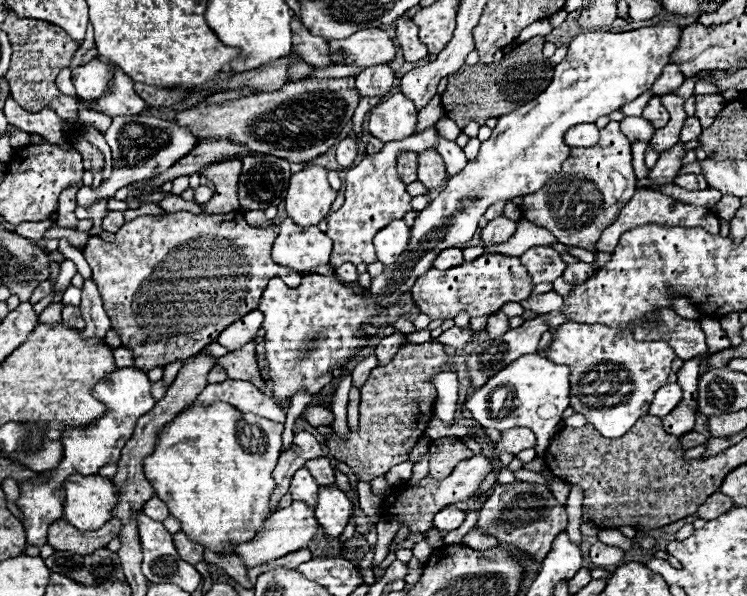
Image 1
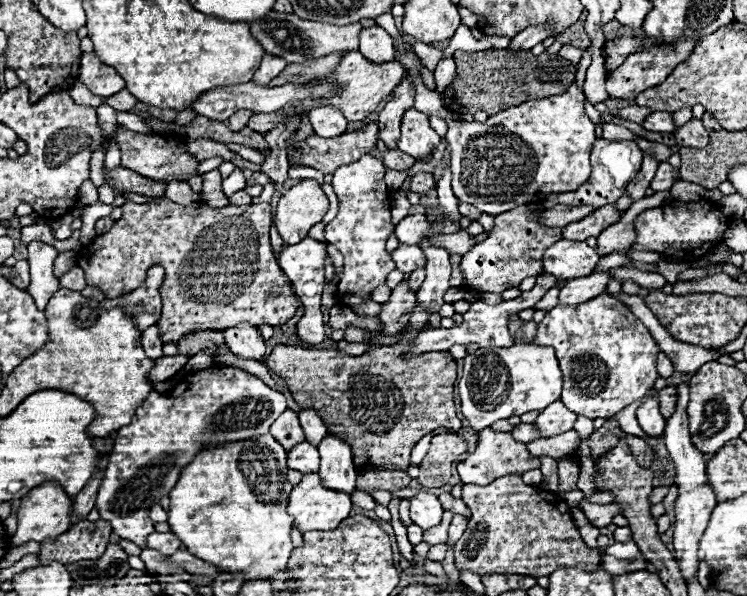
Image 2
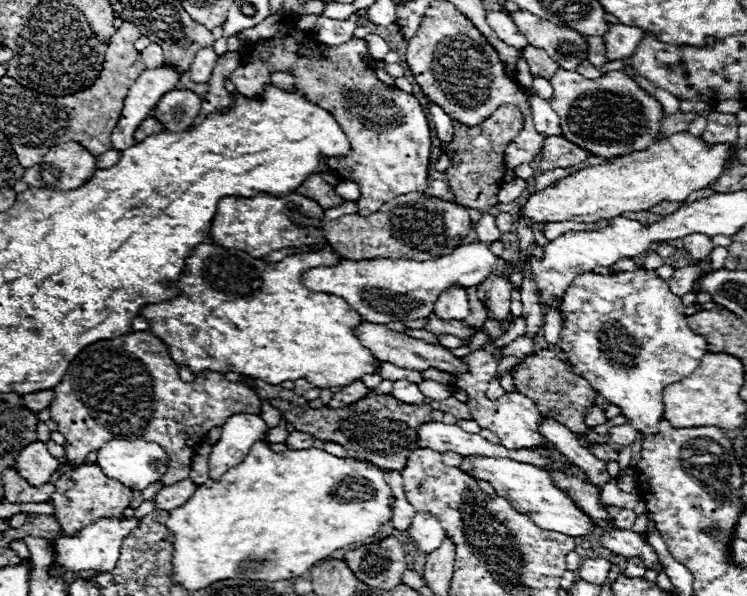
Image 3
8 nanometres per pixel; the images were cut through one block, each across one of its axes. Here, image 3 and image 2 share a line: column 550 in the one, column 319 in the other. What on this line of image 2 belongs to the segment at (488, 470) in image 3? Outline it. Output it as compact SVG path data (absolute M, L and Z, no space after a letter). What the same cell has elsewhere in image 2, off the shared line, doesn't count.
M318 474L302 476L300 484L290 492L288 508L294 516L294 526L302 534L308 530L334 530L348 518L352 500L348 494L328 490L320 484Z

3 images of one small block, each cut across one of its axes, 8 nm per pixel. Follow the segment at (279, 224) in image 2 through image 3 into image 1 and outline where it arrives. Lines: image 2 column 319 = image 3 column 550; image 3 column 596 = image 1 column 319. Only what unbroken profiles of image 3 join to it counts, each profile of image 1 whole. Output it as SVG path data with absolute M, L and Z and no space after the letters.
M306 166L292 174L286 194L286 210L298 226L316 226L328 214L336 190L328 184L326 172L328 170L322 166Z

